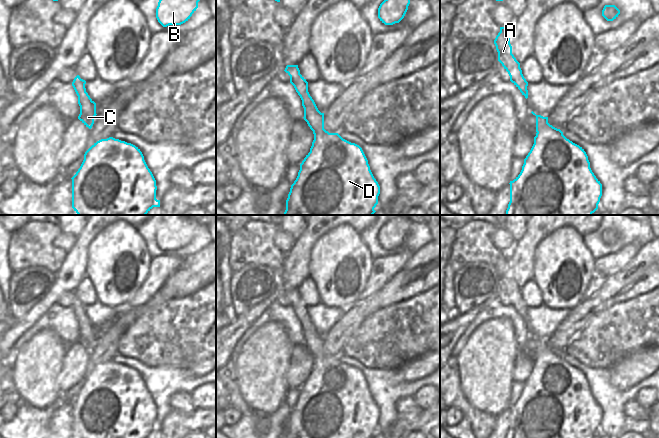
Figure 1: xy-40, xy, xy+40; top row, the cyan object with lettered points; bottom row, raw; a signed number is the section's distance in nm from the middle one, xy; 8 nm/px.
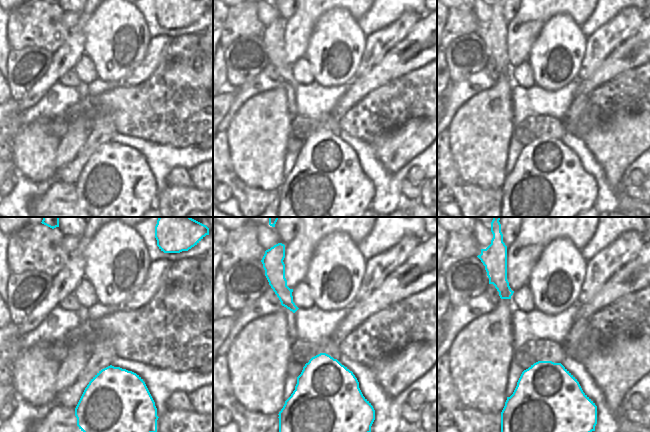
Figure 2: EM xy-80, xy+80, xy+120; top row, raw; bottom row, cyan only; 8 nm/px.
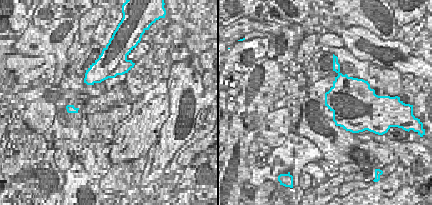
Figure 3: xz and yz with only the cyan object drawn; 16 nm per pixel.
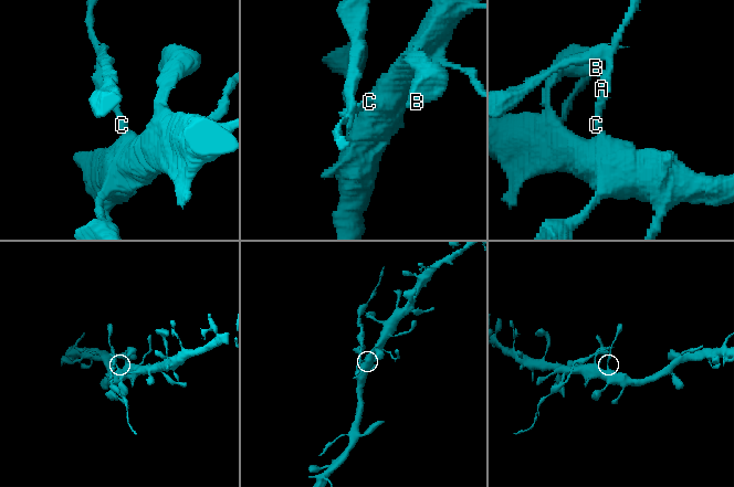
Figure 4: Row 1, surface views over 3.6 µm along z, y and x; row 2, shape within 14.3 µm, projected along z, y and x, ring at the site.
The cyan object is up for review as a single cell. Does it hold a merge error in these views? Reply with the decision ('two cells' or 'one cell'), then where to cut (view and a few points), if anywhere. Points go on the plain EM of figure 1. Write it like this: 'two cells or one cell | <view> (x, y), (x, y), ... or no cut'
two cells | xy+40 (547, 346), (537, 356)

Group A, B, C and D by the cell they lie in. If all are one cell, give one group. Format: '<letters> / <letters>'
A C / B D

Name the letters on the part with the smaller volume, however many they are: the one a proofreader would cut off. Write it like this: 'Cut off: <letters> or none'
Cut off: A, C.

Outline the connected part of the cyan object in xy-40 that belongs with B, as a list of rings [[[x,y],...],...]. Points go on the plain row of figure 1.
[[[165,215],[158,226],[156,242],[163,251],[181,249],[190,243],[199,225],[184,215]]]

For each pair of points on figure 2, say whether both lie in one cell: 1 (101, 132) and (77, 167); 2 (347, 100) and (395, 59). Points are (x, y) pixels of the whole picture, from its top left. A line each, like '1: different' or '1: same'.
1: same
2: same

